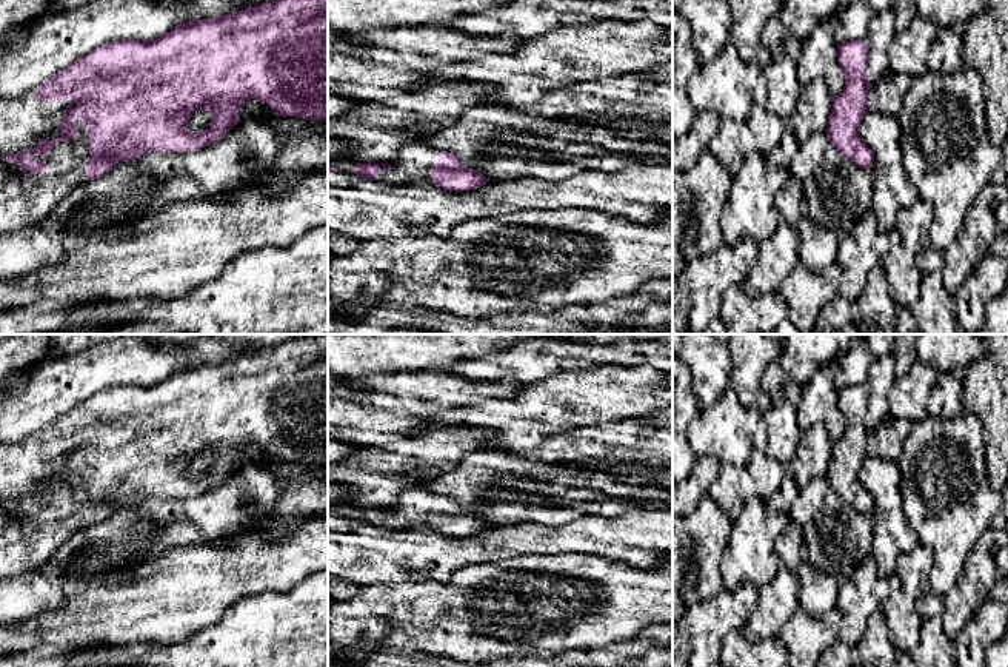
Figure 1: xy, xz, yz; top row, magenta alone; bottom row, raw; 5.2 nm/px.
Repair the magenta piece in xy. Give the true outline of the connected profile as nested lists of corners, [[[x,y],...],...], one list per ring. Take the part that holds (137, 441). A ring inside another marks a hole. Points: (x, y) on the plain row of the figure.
[[[328,334],[289,339],[277,347],[255,350],[220,364],[186,367],[152,385],[132,384],[108,388],[78,404],[40,431],[28,434],[14,444],[0,445],[0,579],[38,568],[54,559],[57,548],[72,533],[82,531],[86,525],[106,521],[122,507],[135,505],[149,496],[195,498],[222,485],[240,467],[240,456],[248,444],[268,448],[282,462],[328,467]],[[199,454],[208,454],[212,467],[205,478],[194,479],[189,476],[188,467]]]

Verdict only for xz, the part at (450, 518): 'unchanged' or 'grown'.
grown

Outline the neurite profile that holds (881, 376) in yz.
[[[894,354],[874,357],[865,382],[868,391],[866,422],[869,427],[879,427],[888,419],[888,391],[894,380]]]

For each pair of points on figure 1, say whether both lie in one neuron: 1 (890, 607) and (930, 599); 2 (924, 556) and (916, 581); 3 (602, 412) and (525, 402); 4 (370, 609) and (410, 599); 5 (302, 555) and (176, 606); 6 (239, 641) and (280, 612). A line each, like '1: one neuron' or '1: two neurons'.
1: two neurons
2: one neuron
3: one neuron
4: one neuron
5: one neuron
6: one neuron

